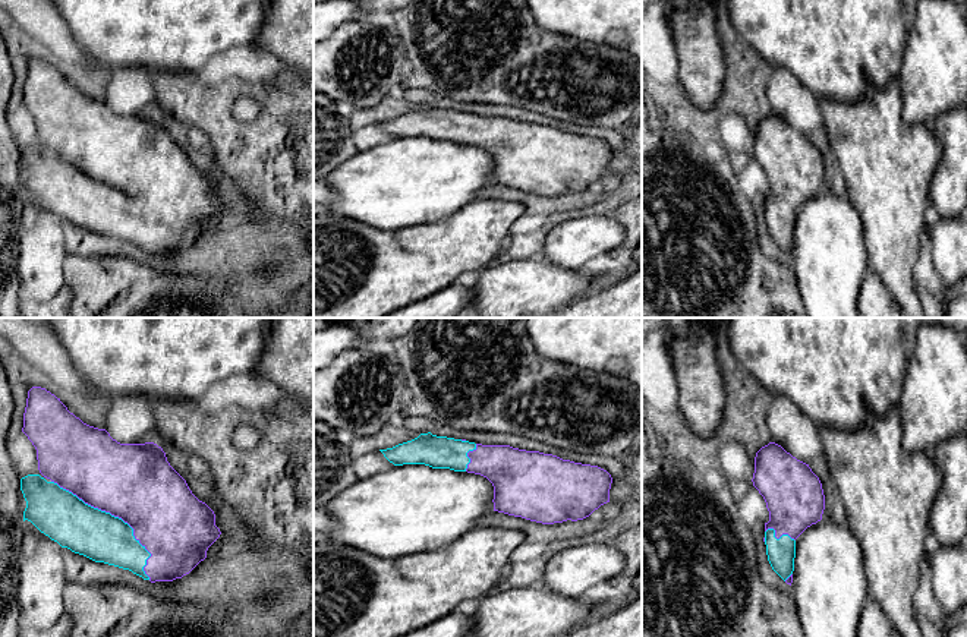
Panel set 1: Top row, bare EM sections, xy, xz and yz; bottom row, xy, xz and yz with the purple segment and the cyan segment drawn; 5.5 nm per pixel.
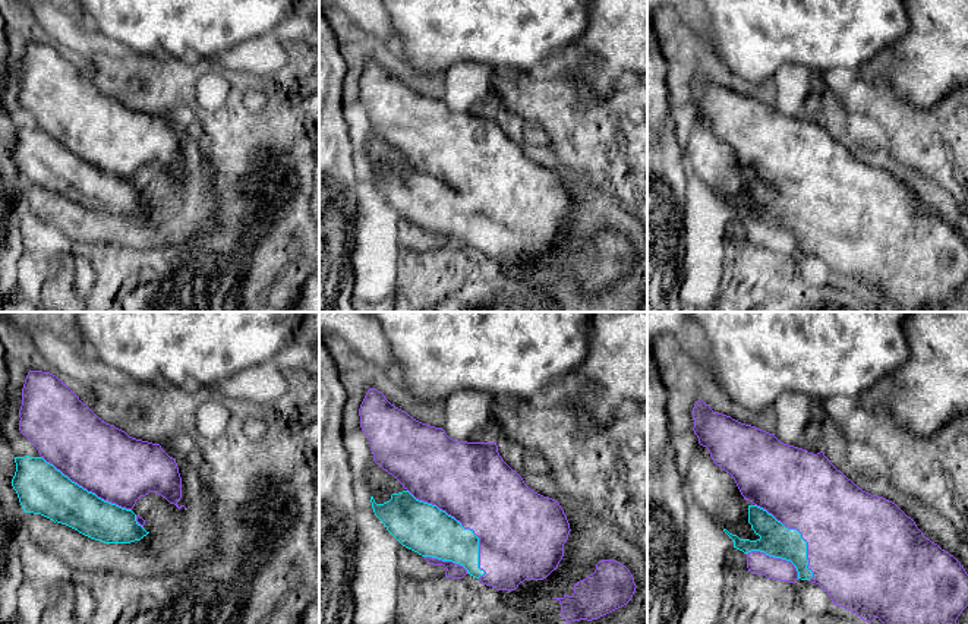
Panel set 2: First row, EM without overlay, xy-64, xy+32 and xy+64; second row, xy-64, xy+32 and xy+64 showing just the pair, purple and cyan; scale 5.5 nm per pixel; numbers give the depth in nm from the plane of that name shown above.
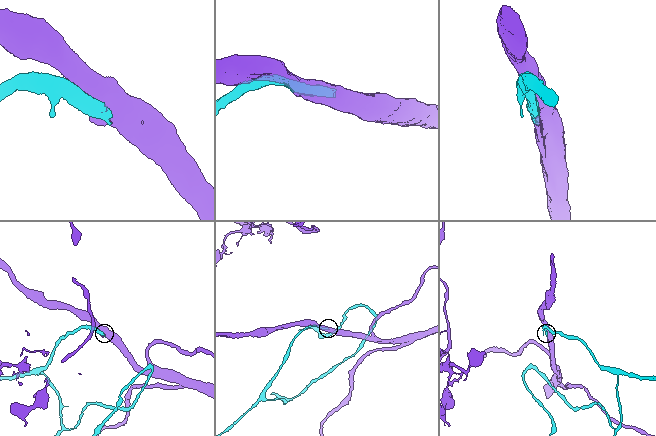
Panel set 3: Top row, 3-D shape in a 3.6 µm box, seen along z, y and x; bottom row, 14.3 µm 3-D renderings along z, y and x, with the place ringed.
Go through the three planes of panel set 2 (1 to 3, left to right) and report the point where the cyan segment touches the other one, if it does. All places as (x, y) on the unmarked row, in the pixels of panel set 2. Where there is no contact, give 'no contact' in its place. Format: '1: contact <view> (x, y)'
1: contact xy-64 (87, 161)
2: contact xy+32 (462, 197)
3: contact xy+64 (800, 204)

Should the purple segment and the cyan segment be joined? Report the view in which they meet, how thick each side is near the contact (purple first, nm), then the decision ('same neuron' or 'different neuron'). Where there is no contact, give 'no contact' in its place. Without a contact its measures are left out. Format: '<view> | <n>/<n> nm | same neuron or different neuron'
xy | 420/280 nm | same neuron

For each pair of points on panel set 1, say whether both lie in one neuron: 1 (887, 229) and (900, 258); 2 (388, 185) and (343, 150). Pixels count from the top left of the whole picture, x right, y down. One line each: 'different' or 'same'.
1: same
2: different

